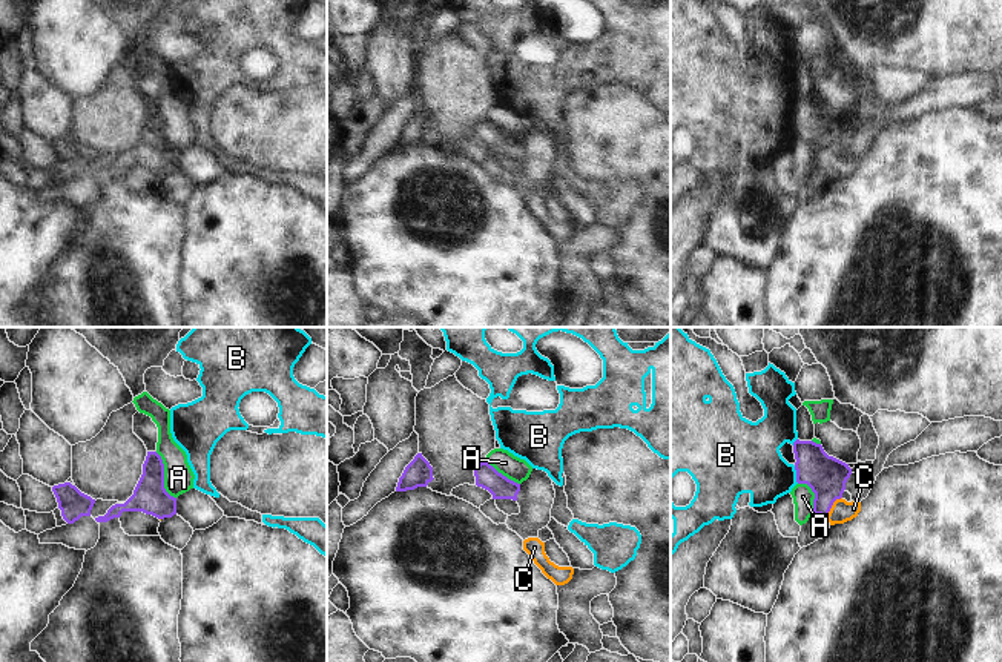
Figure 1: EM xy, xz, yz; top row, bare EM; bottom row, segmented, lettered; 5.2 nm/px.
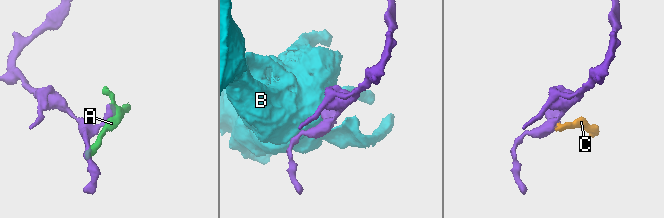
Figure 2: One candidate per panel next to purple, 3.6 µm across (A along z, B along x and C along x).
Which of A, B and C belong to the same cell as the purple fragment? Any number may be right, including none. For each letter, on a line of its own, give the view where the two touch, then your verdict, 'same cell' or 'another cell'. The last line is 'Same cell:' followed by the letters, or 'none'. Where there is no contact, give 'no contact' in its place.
A: contact in xy; another cell
B: contact in yz; another cell
C: contact in yz; same cell
Same cell: C

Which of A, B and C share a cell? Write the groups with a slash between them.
A / B / C

